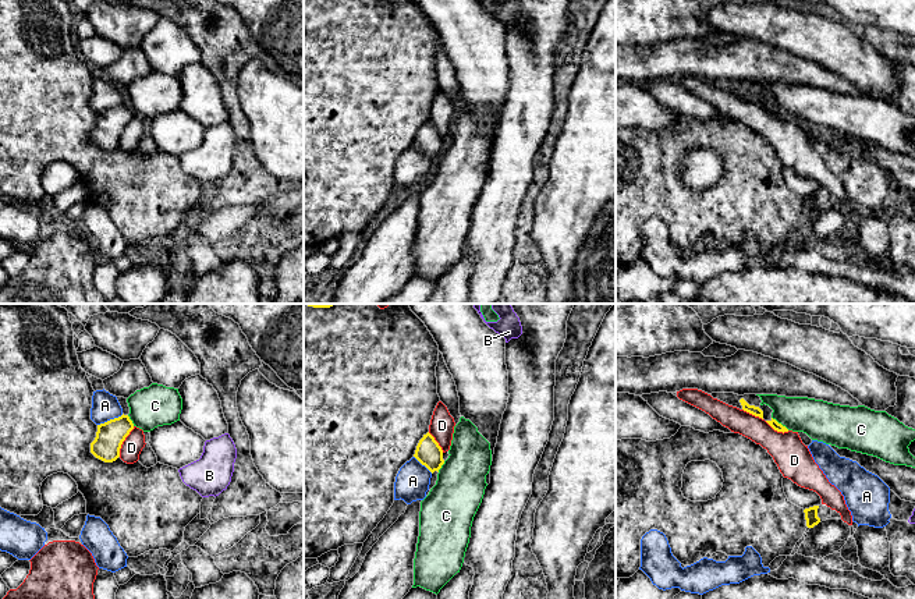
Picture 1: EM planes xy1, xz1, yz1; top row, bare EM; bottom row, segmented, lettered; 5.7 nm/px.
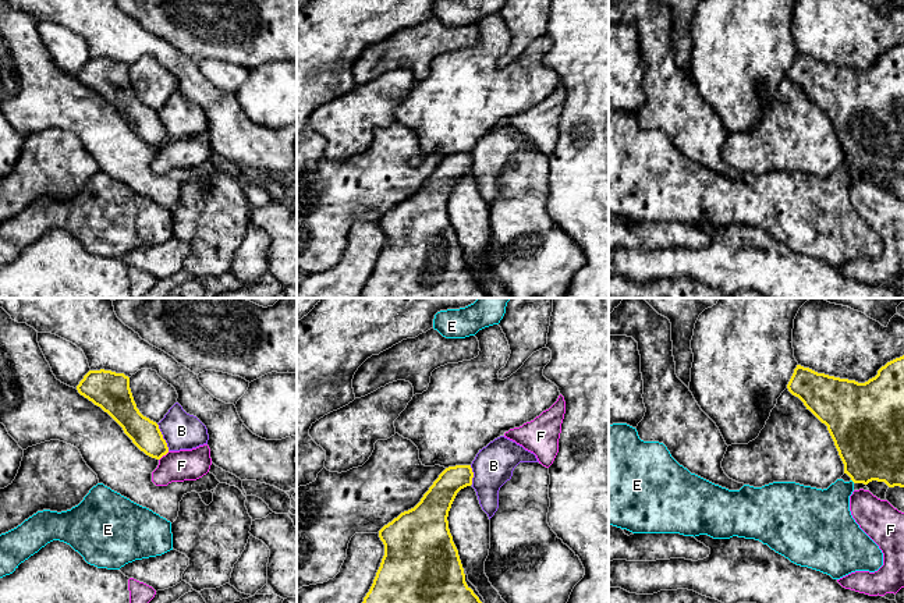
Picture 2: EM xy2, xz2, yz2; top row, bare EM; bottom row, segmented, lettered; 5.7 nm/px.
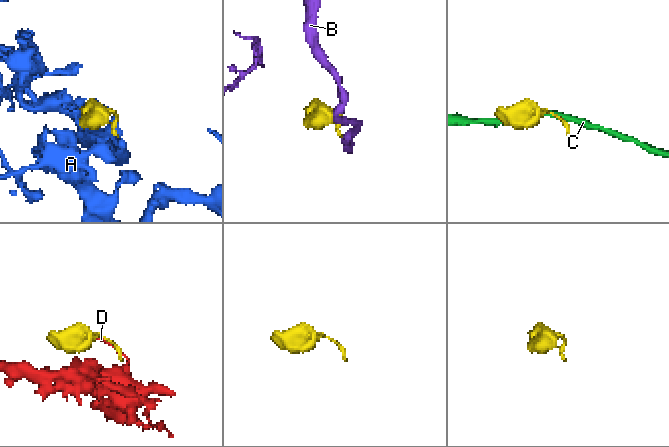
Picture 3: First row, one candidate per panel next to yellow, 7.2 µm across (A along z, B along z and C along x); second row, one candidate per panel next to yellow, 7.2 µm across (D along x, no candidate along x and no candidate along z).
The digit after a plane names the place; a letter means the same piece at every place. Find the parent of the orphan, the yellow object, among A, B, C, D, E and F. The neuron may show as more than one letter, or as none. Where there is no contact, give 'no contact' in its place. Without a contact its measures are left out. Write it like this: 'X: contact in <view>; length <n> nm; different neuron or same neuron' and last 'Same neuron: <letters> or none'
A: contact in xy1; length 170 nm; different neuron
B: contact in xy2; length 180 nm; different neuron
C: contact in yz1; length 130 nm; different neuron
D: contact in xy1; length 200 nm; different neuron
E: contact in yz2; length 30 nm; same neuron
F: contact in xy2; length 80 nm; different neuron
Same neuron: E

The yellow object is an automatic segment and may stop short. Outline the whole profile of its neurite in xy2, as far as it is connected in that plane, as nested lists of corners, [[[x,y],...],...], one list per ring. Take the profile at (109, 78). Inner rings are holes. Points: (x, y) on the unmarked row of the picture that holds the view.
[[[104,57],[89,58],[77,78],[107,100],[146,143],[160,148],[169,141],[159,113],[137,96],[128,64]]]

